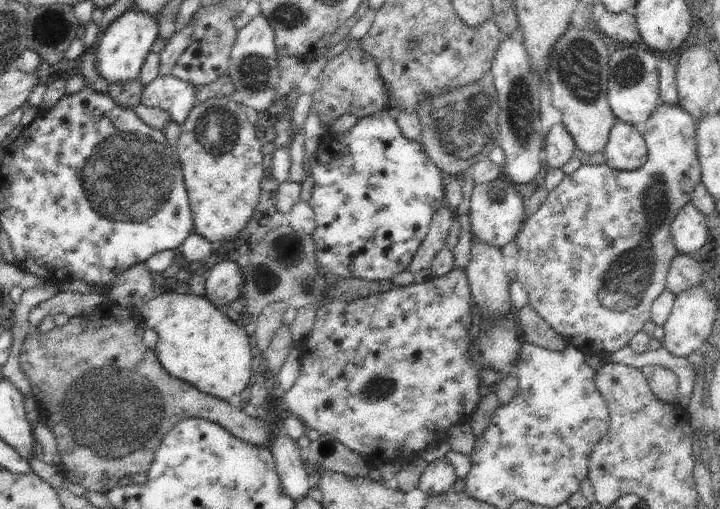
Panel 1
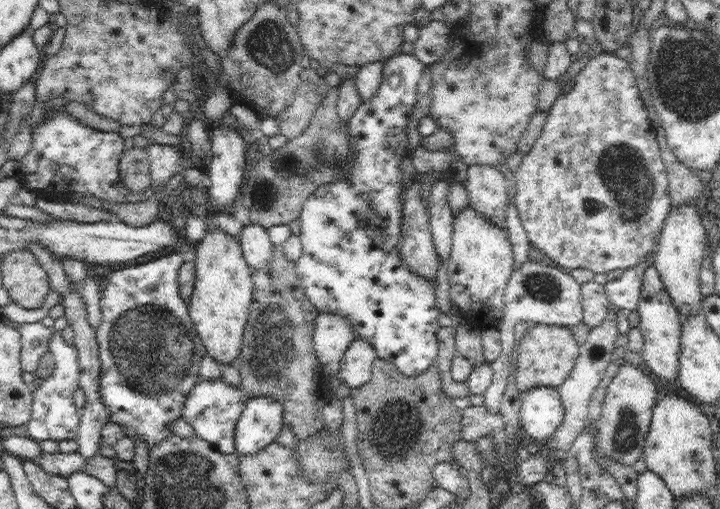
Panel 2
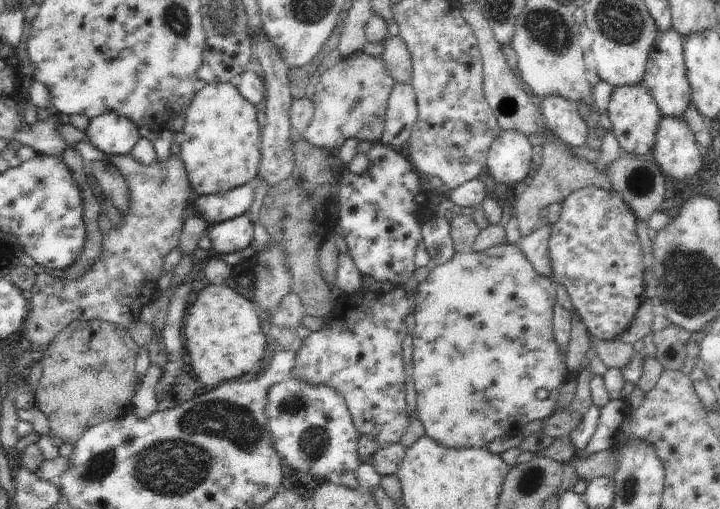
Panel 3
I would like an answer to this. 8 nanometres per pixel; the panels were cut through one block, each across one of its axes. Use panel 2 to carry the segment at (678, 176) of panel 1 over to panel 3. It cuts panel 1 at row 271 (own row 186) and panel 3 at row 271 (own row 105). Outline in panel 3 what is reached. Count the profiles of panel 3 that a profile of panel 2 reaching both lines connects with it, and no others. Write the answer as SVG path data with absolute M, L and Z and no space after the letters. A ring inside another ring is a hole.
M581 188L563 200L561 216L551 228L549 236L549 260L553 270L553 282L561 282L571 298L573 310L583 320L587 332L597 342L613 342L627 330L639 304L643 302L643 254L635 236L635 218L629 206L617 192L603 188Z

